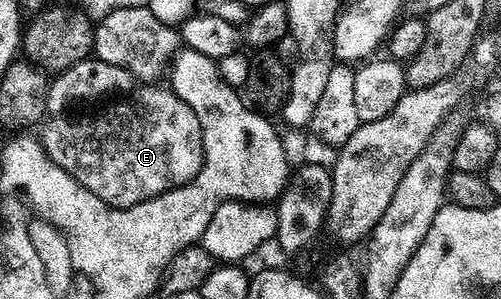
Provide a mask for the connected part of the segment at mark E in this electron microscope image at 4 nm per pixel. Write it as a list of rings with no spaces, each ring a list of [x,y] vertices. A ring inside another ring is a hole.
[[[144,84],[139,88],[133,89],[131,92],[125,93],[123,96],[117,97],[115,100],[108,100],[104,103],[105,106],[100,106],[97,110],[92,110],[89,114],[80,114],[77,118],[66,118],[68,116],[52,116],[47,119],[39,127],[40,134],[38,133],[38,141],[43,146],[45,153],[48,154],[48,159],[53,162],[58,168],[62,168],[70,176],[74,176],[74,180],[78,180],[78,184],[82,184],[82,188],[86,188],[90,192],[94,192],[94,196],[98,196],[98,200],[102,200],[111,206],[118,208],[130,208],[139,202],[150,200],[154,196],[158,196],[167,190],[173,190],[175,186],[185,186],[195,178],[197,172],[200,171],[200,165],[204,163],[204,145],[202,144],[202,132],[198,124],[198,116],[190,107],[179,98],[177,94],[173,94],[171,89],[165,88],[164,90],[160,84]]]

